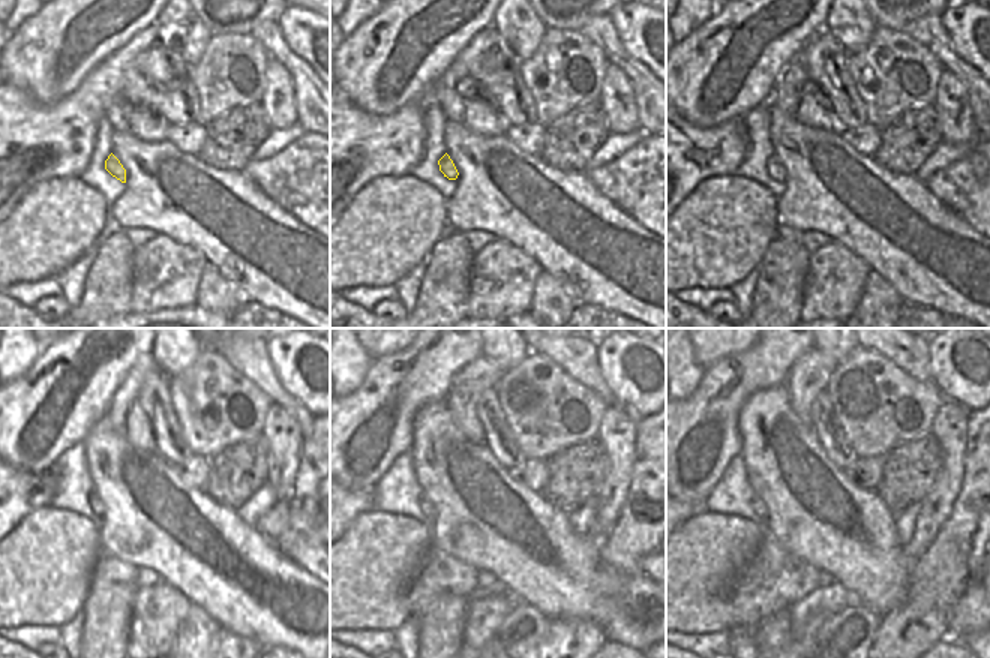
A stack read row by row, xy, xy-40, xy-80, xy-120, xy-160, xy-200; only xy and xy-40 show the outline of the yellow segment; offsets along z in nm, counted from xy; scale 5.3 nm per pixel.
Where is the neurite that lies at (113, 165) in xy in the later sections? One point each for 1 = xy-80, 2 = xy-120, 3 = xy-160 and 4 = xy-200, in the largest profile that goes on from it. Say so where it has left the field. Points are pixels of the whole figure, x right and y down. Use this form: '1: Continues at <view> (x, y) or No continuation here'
1: Continues at xy-80 (773, 167)
2: Continues at xy-120 (96, 505)
3: Continues at xy-160 (426, 508)
4: Continues at xy-200 (758, 507)

